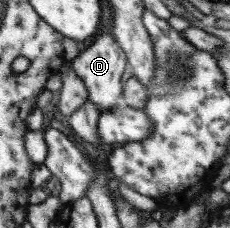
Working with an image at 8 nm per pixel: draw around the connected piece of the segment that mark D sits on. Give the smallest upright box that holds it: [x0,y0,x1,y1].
[70,33,127,113]

